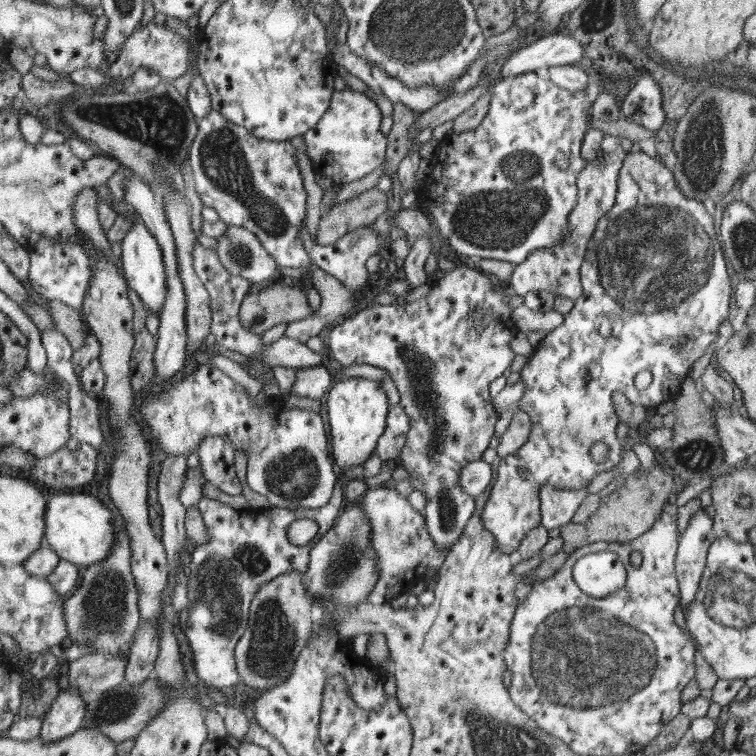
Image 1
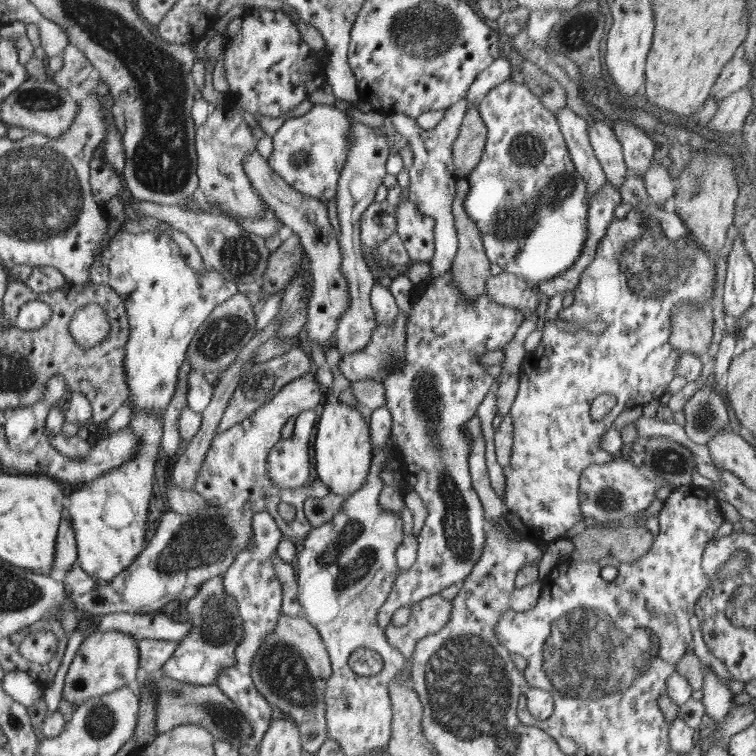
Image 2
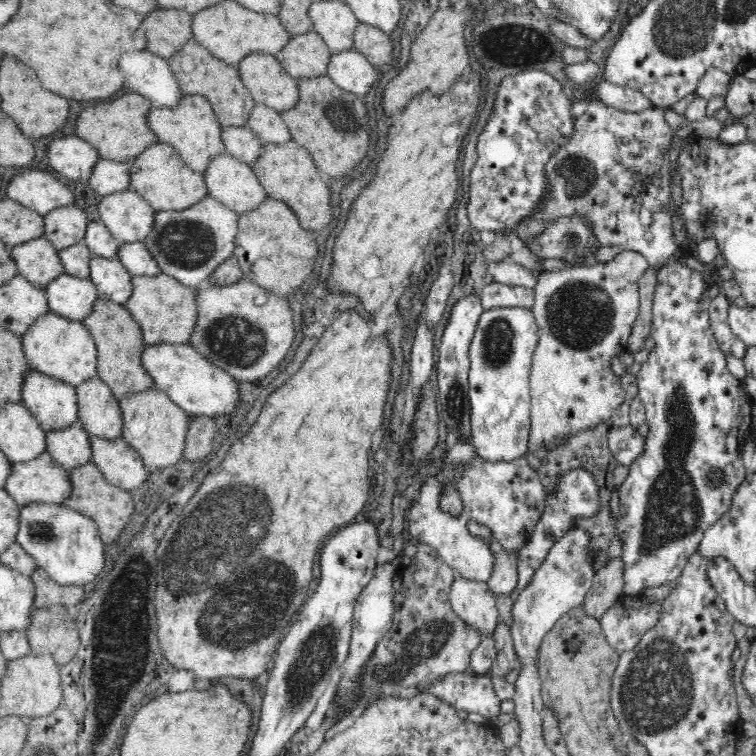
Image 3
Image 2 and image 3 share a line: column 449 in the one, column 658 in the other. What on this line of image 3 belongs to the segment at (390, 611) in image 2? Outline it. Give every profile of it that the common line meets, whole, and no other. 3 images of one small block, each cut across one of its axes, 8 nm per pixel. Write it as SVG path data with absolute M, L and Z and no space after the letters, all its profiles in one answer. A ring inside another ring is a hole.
M669 262L657 274L657 286L652 302L652 324L650 336L656 343L654 349L649 353L648 359L641 364L641 369L636 375L638 385L637 398L642 402L645 409L646 422L649 426L649 433L645 437L644 448L640 456L629 466L629 473L626 480L617 488L618 501L620 501L620 514L616 520L615 533L619 535L622 542L622 559L624 575L624 594L639 595L644 588L652 586L669 585L674 580L679 580L683 568L687 562L698 551L704 532L712 526L717 519L729 509L730 499L736 487L746 478L747 470L743 465L740 456L740 439L744 434L750 432L750 427L755 425L751 422L753 405L743 389L743 383L728 371L726 367L726 355L720 350L717 340L714 337L712 326L709 325L709 303L708 294L709 282L706 281L696 270L688 269L688 266ZM712 468L721 470L721 483L714 485L710 481Z

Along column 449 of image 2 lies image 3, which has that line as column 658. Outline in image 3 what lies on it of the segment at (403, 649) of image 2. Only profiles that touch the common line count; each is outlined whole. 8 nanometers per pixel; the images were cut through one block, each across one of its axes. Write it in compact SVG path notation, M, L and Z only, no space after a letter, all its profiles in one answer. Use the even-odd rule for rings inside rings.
M624 594L604 612L599 623L610 646L617 653L626 653L656 626L662 610L662 601L649 602L640 595Z

